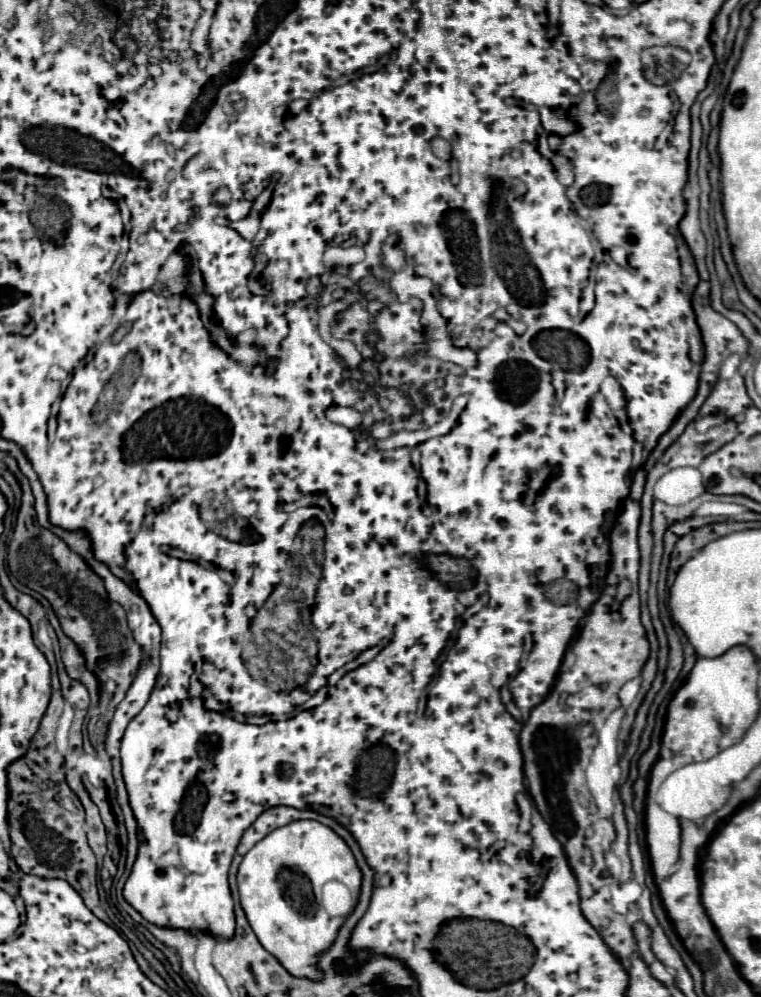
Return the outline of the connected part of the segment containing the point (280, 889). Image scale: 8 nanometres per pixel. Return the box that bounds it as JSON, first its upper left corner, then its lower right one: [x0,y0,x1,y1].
[239,819,361,977]

